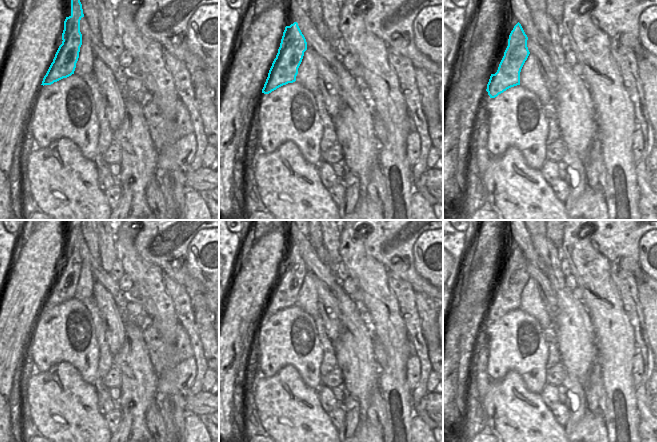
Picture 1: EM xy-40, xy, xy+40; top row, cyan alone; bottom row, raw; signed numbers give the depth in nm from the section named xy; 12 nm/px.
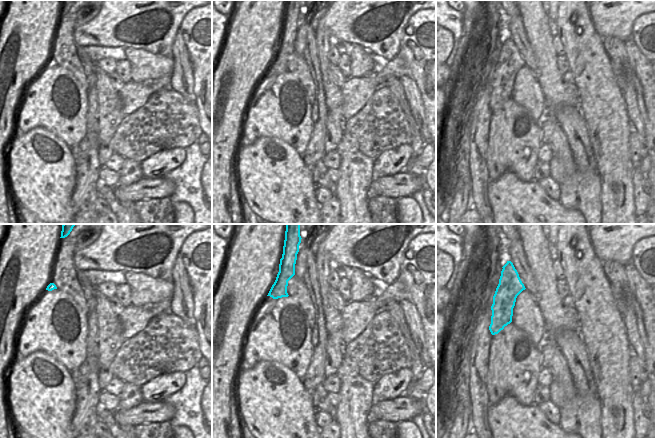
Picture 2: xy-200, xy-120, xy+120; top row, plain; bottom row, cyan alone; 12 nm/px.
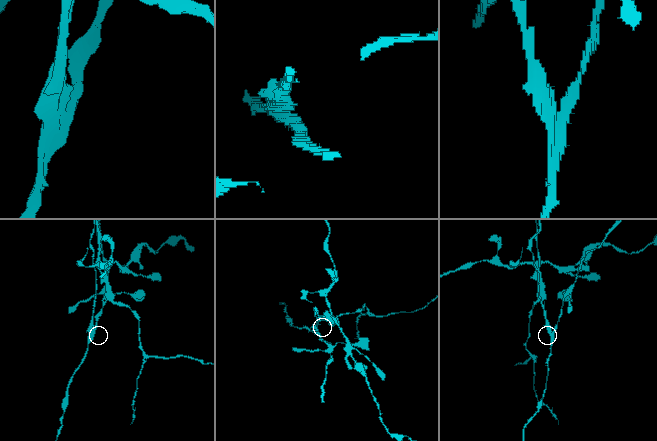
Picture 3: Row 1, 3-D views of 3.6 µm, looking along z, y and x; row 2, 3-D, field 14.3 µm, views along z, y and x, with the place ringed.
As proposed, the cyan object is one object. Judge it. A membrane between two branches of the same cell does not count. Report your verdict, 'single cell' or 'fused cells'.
fused cells

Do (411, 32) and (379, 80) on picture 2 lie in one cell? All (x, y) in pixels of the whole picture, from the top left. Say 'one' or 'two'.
one

